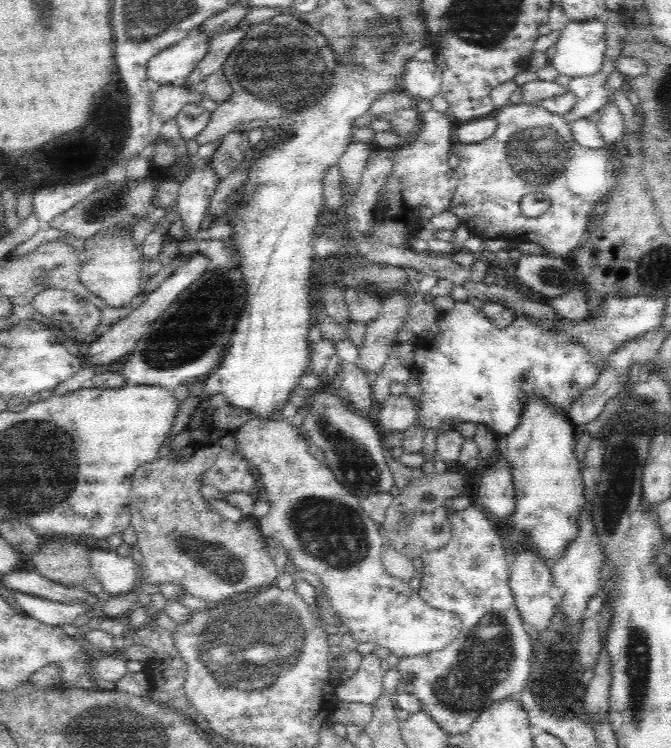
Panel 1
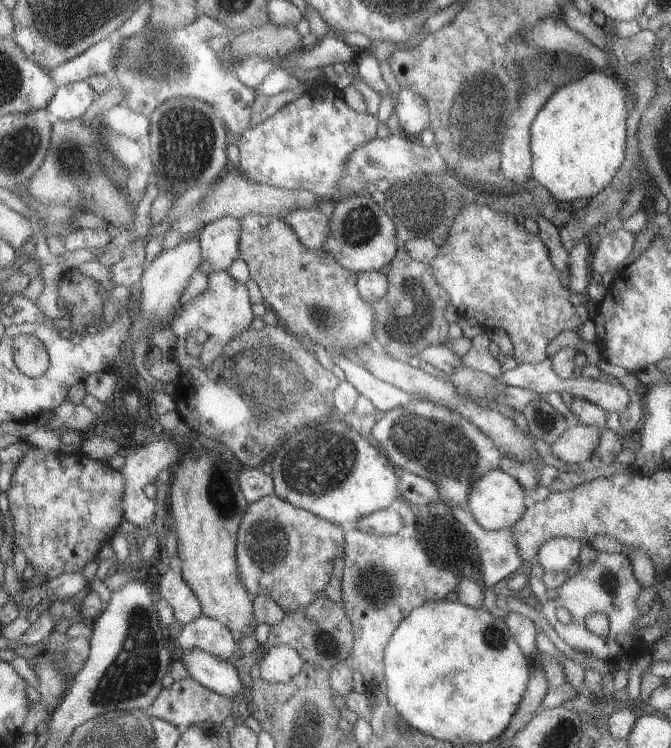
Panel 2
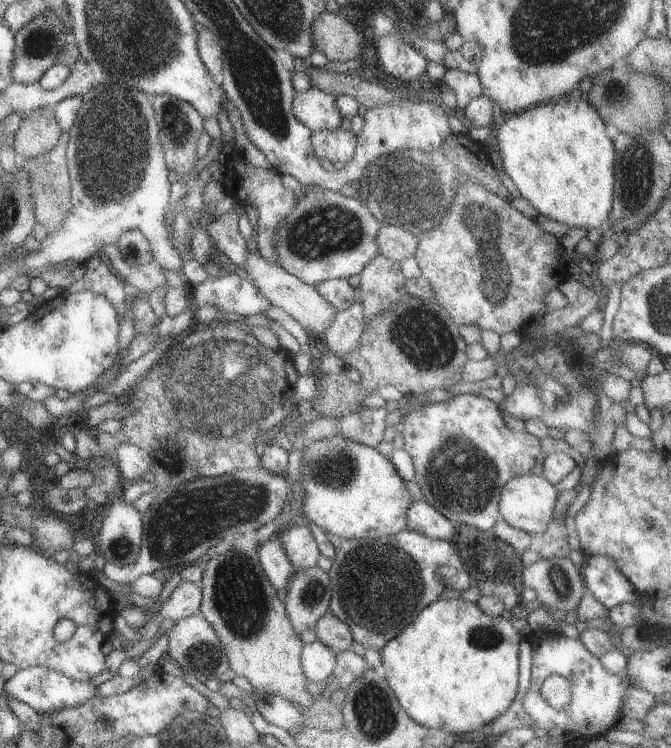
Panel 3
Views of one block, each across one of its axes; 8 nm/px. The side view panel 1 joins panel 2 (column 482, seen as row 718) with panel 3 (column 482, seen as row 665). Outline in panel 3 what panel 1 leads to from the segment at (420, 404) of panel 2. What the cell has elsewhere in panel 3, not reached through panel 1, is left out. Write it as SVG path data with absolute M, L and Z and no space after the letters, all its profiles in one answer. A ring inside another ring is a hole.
M455 394L443 402L413 408L401 421L402 449L410 456L414 482L423 490L423 500L454 524L465 524L488 531L499 519L498 500L503 485L515 476L529 474L539 454L539 439L525 431L508 429L496 404L485 397Z

